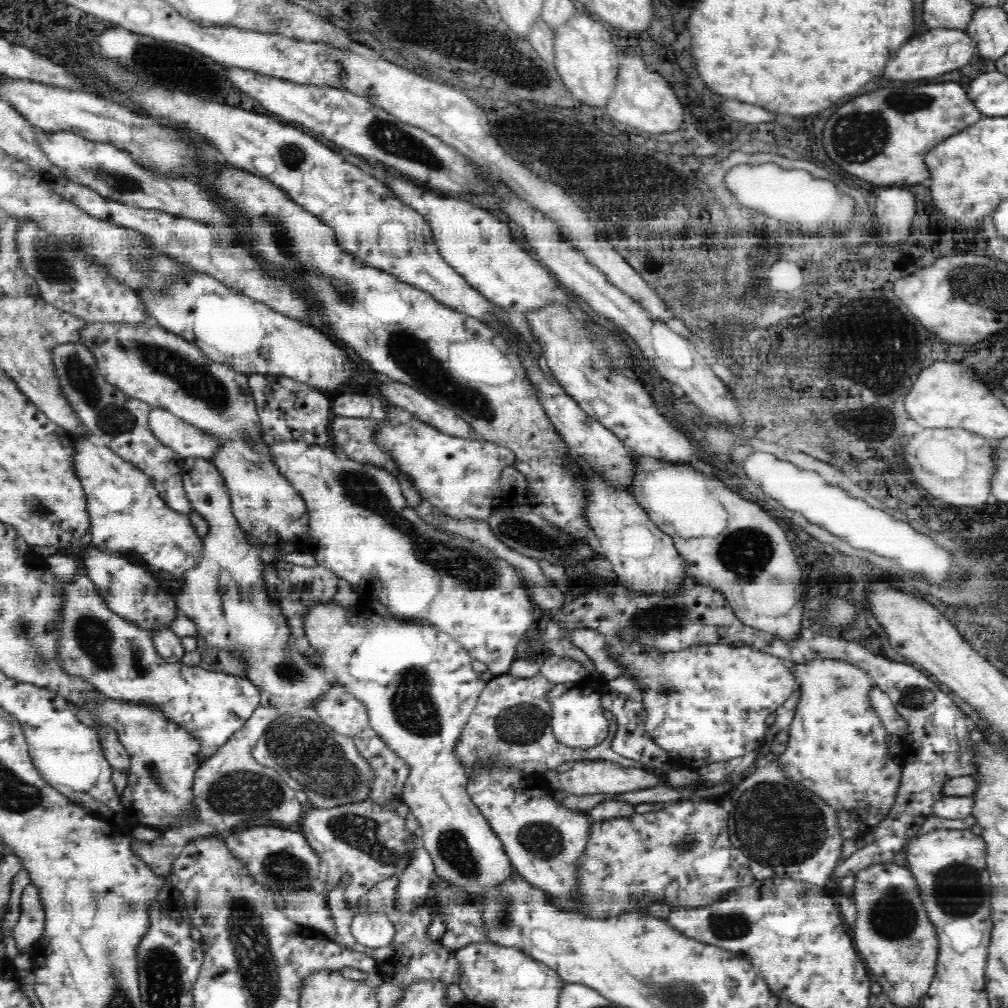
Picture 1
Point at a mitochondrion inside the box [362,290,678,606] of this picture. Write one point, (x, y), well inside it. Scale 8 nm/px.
(413, 355)

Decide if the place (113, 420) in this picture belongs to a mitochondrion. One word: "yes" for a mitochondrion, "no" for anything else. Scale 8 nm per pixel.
yes

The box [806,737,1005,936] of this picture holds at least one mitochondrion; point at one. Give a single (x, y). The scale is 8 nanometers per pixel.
(957, 888)

